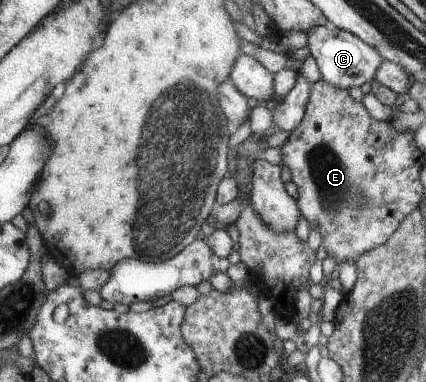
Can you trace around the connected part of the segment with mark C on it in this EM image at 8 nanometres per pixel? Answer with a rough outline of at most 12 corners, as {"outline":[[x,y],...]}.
{"outline":[[314,27],[306,47],[332,88],[370,82],[383,61],[338,29]]}

